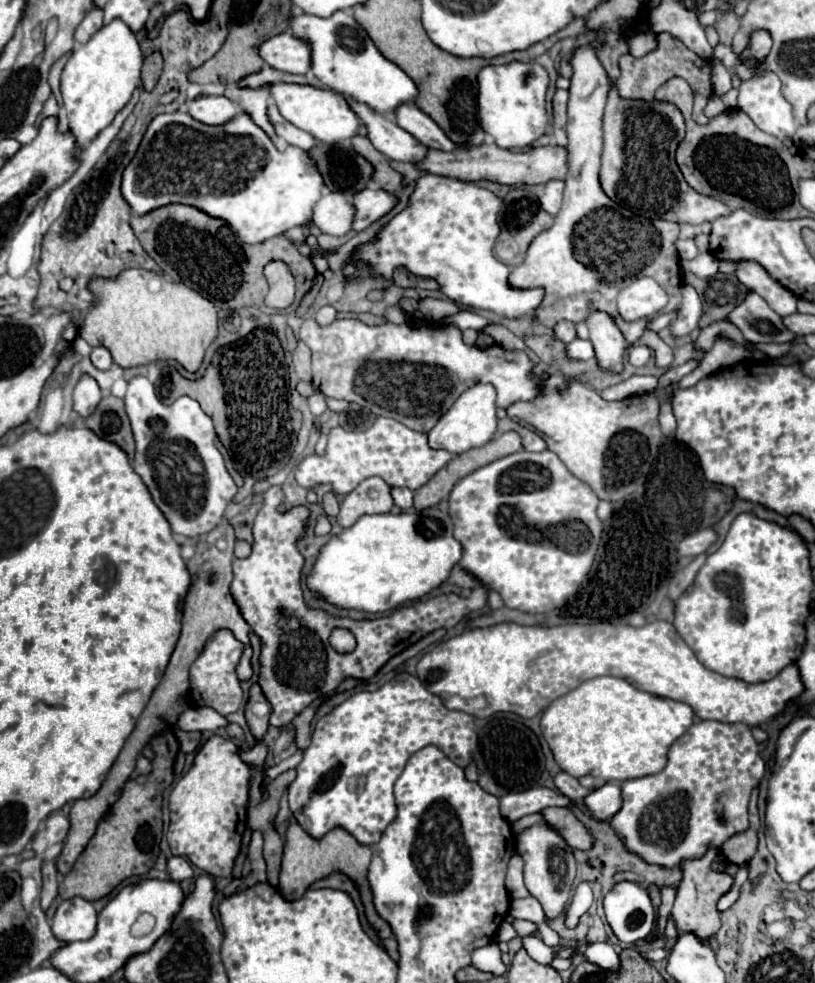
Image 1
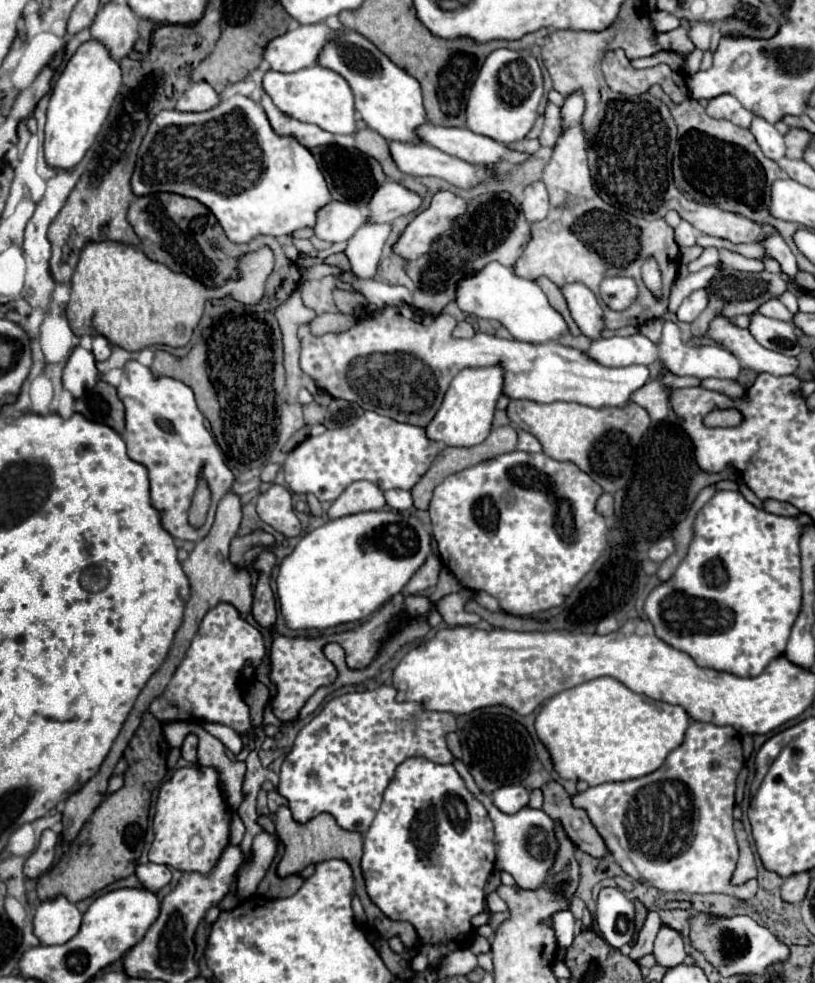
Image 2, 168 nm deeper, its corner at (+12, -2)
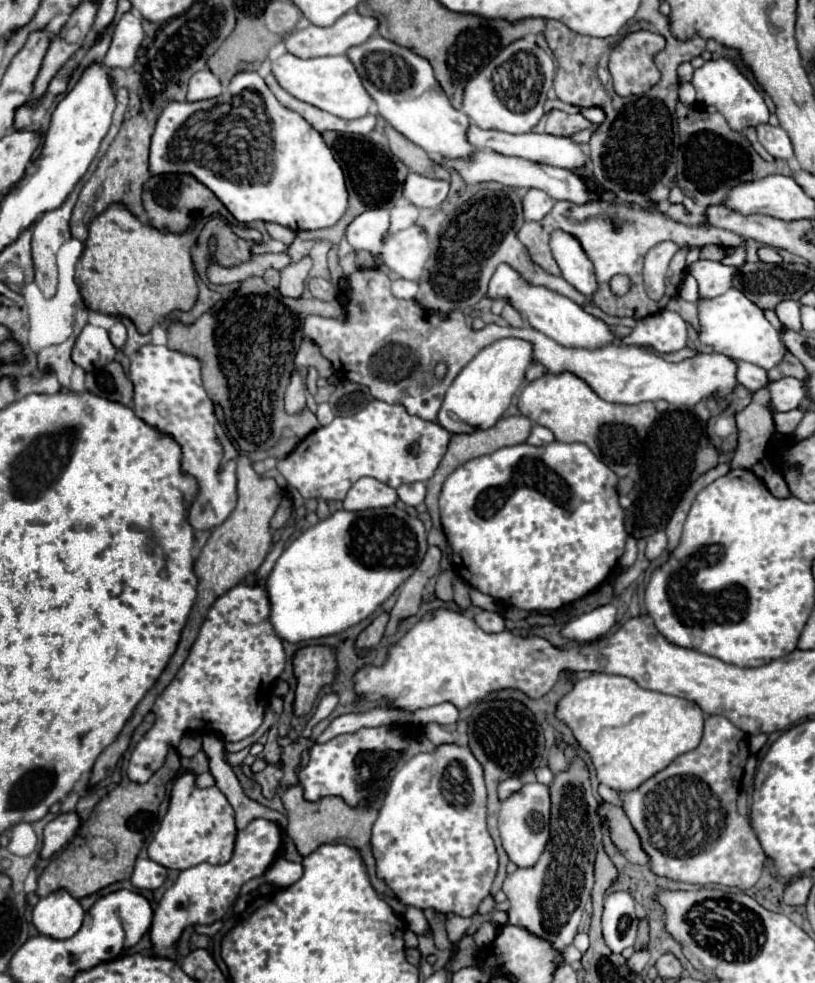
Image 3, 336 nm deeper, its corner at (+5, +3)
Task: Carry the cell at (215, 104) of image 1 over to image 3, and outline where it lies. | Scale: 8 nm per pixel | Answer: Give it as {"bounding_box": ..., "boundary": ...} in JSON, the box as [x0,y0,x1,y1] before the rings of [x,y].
{"bounding_box":[187,69,223,101],"boundary":[[[201,69],[193,73],[189,79],[189,91],[187,91],[187,101],[201,101],[201,99],[211,99],[217,97],[223,91],[219,79],[209,71]]]}

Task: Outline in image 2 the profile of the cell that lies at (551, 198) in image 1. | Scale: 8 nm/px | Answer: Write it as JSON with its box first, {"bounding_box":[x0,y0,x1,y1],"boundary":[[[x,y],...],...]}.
{"bounding_box":[522,182,548,222],"boundary":[[[534,182],[534,184],[526,186],[522,210],[528,218],[528,222],[538,222],[538,220],[546,218],[546,214],[548,214],[548,190],[546,190],[544,182]]]}

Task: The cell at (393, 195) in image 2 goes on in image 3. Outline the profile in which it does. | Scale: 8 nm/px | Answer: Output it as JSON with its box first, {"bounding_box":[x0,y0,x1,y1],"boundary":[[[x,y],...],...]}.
{"bounding_box":[403,173,449,207],"boundary":[[[409,173],[403,185],[403,197],[417,207],[437,207],[449,195],[449,181],[429,179],[419,173]]]}

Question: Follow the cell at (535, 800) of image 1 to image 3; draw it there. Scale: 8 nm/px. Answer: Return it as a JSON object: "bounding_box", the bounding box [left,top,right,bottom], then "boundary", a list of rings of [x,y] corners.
{"bounding_box":[497,779,521,801],"boundary":[[[507,779],[507,781],[501,781],[501,783],[499,783],[499,789],[497,789],[499,799],[501,799],[501,801],[507,799],[511,793],[515,793],[515,789],[519,789],[519,785],[521,785],[519,779]]]}

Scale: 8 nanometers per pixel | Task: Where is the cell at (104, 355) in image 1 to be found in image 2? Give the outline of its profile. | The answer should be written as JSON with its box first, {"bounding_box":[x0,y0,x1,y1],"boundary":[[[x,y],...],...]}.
{"bounding_box":[90,336,112,362],"boundary":[[[94,336],[94,340],[92,340],[92,348],[90,348],[90,350],[92,350],[96,362],[102,362],[102,360],[106,360],[106,358],[110,356],[112,346],[108,344],[106,338],[102,338],[102,336]]]}

